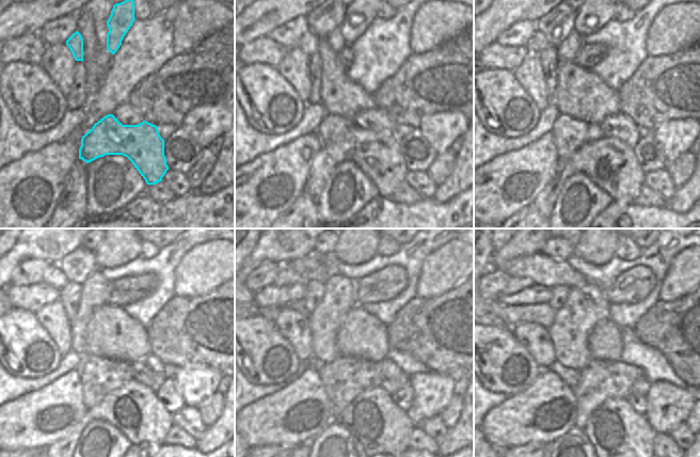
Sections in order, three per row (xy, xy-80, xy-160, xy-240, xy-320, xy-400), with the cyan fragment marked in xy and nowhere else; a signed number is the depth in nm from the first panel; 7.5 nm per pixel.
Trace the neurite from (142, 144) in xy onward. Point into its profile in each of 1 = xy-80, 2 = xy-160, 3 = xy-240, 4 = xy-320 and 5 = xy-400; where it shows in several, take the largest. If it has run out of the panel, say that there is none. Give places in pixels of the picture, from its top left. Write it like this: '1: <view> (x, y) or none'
1: xy-80 (377, 154)
2: xy-160 (610, 163)
3: xy-240 (133, 409)
4: xy-320 (383, 429)
5: xy-400 (618, 434)

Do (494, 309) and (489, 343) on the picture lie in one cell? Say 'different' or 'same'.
different

